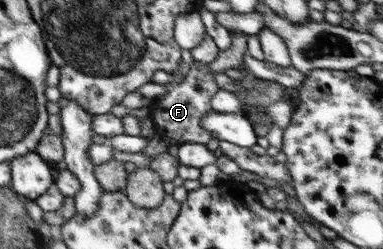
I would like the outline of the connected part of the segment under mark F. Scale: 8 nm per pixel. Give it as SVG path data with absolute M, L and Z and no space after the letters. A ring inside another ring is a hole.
M204 33L202 41L189 52L193 58L188 73L177 83L166 83L165 91L158 102L150 105L148 118L155 124L157 133L168 136L169 144L181 145L184 143L200 143L208 142L211 134L205 128L199 125L199 118L211 110L211 96L219 89L212 73L206 73L198 69L198 63L212 62L218 56L219 48L214 41Z

